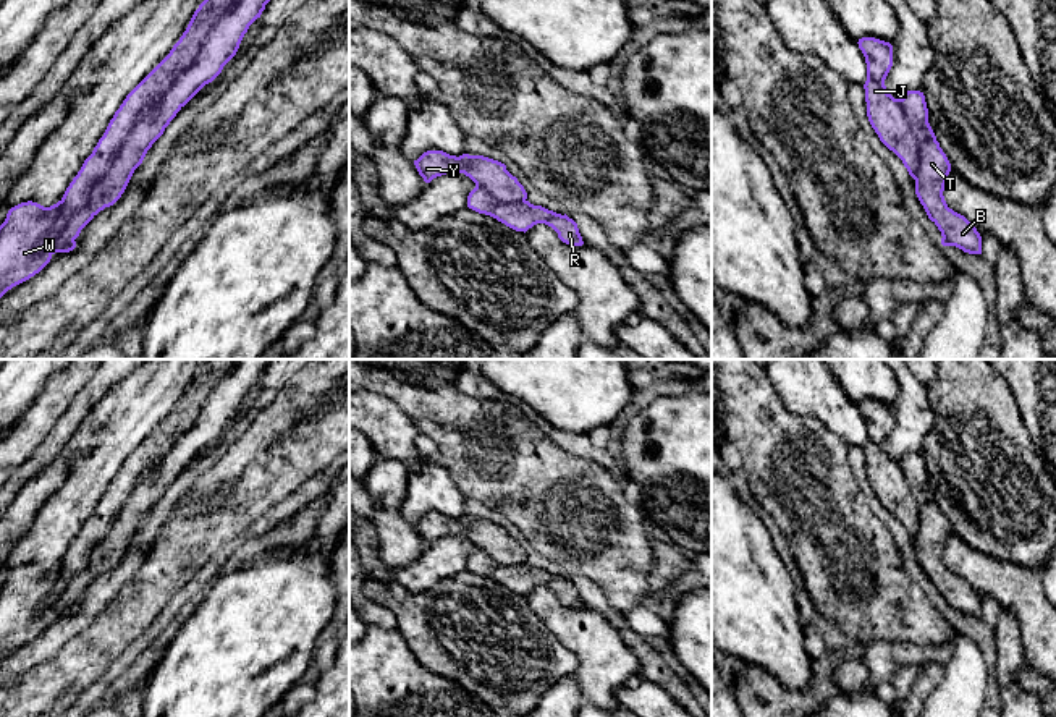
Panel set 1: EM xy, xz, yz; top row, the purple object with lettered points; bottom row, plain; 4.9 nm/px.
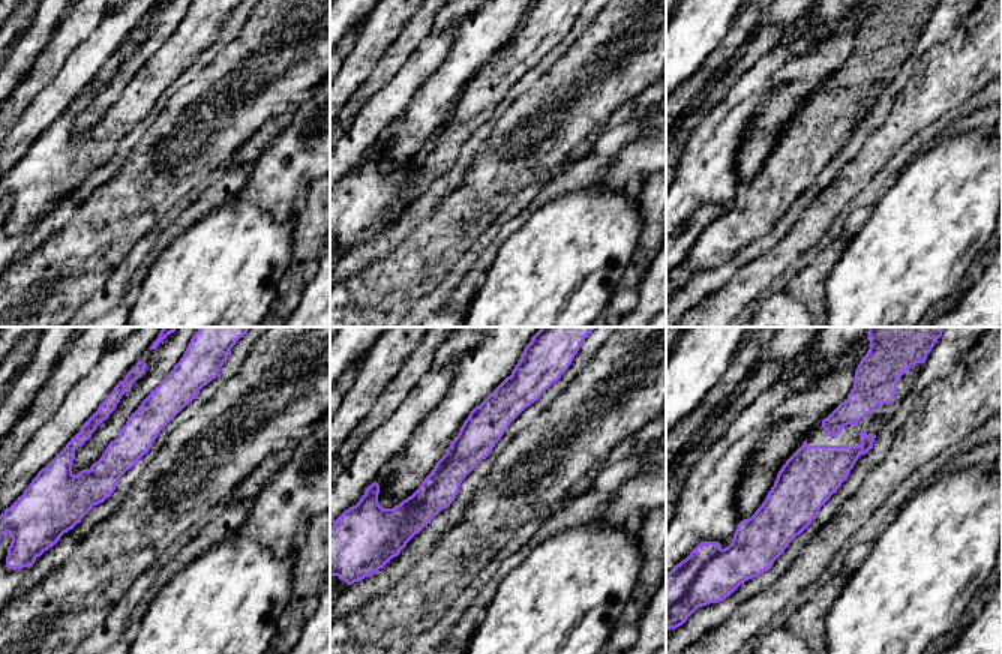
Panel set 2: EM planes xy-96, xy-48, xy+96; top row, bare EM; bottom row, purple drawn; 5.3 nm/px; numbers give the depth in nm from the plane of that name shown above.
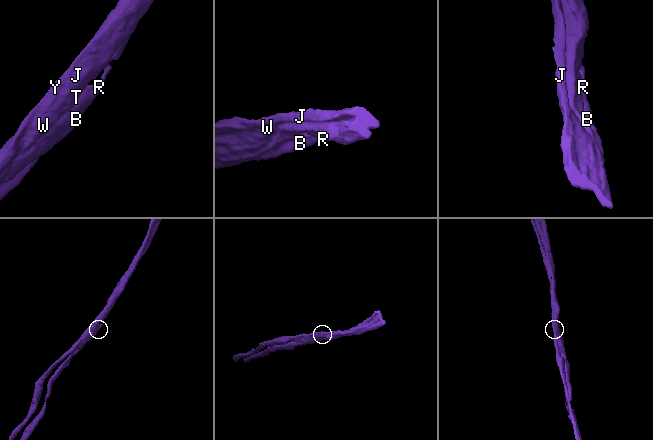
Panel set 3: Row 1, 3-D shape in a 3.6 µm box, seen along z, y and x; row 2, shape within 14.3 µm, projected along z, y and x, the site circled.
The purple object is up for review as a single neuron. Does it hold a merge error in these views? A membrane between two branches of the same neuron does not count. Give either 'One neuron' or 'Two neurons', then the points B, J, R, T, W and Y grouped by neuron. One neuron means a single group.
Two neurons. Groups: B R T / J W Y

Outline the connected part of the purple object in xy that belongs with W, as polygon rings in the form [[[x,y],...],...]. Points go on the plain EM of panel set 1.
[[[238,359],[210,388],[197,421],[180,437],[170,453],[137,479],[126,503],[118,511],[108,534],[92,550],[89,566],[73,576],[63,591],[55,586],[61,563],[50,570],[27,563],[11,570],[0,588],[0,660],[13,649],[39,636],[52,622],[40,607],[55,597],[55,609],[76,602],[81,592],[125,555],[134,532],[147,513],[163,497],[176,476],[236,418],[249,388],[260,380],[272,359]]]

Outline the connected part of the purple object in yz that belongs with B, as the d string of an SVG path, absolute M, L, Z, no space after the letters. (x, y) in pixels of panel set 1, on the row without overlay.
M907 453L901 463L919 511L915 557L928 581L941 594L941 607L956 609L969 617L982 617L982 599L977 591L964 578L949 571L944 563L943 554L951 526L928 486L923 455Z

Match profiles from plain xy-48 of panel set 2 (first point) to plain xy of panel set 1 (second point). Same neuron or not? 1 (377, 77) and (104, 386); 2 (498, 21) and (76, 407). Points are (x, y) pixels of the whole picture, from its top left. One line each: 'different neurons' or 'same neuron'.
1: same neuron
2: different neurons

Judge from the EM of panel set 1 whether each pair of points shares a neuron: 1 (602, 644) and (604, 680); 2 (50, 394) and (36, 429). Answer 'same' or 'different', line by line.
1: same
2: same

